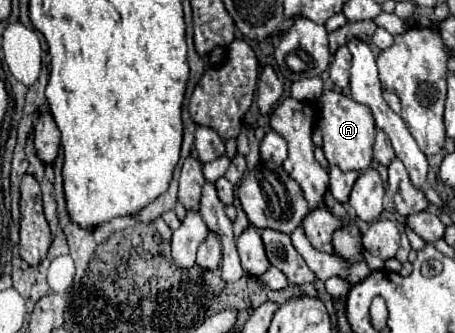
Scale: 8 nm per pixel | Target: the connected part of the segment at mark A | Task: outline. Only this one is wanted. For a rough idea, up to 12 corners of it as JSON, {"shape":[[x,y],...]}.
{"shape":[[336,91],[318,99],[330,167],[368,169],[370,109]]}

